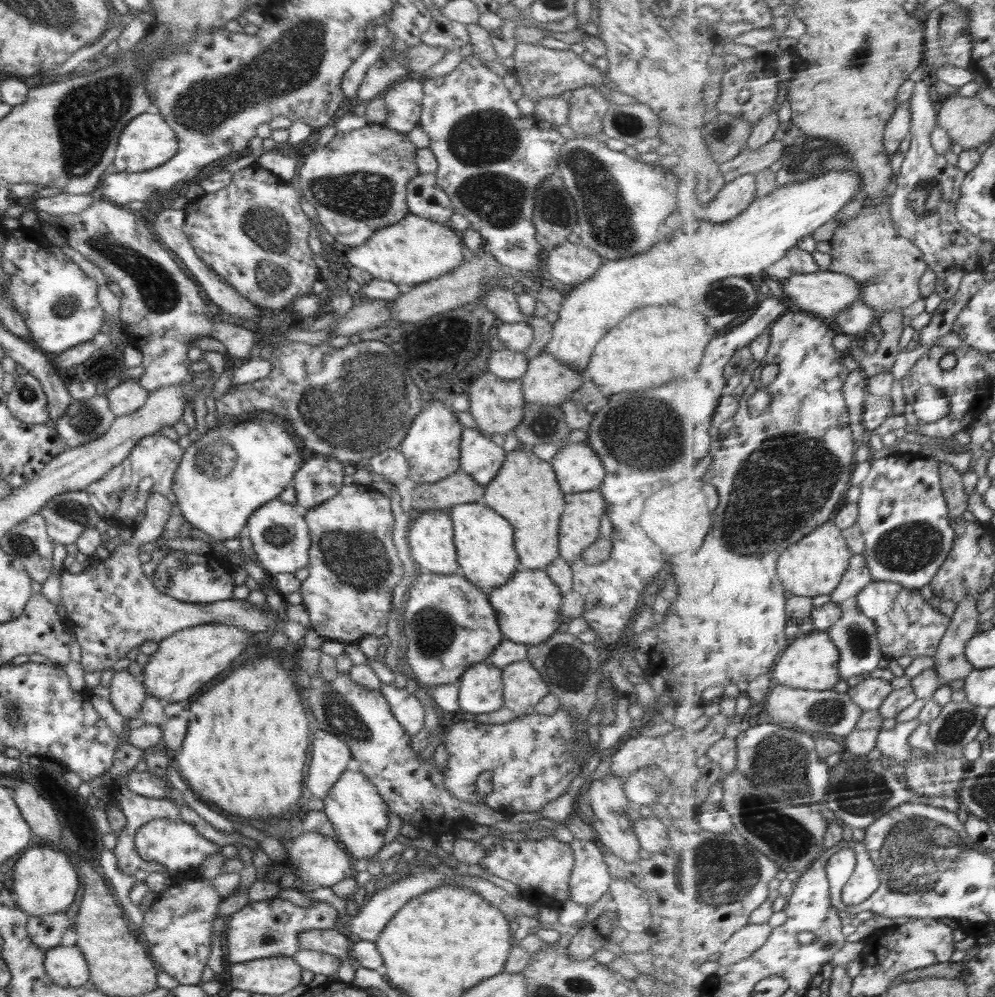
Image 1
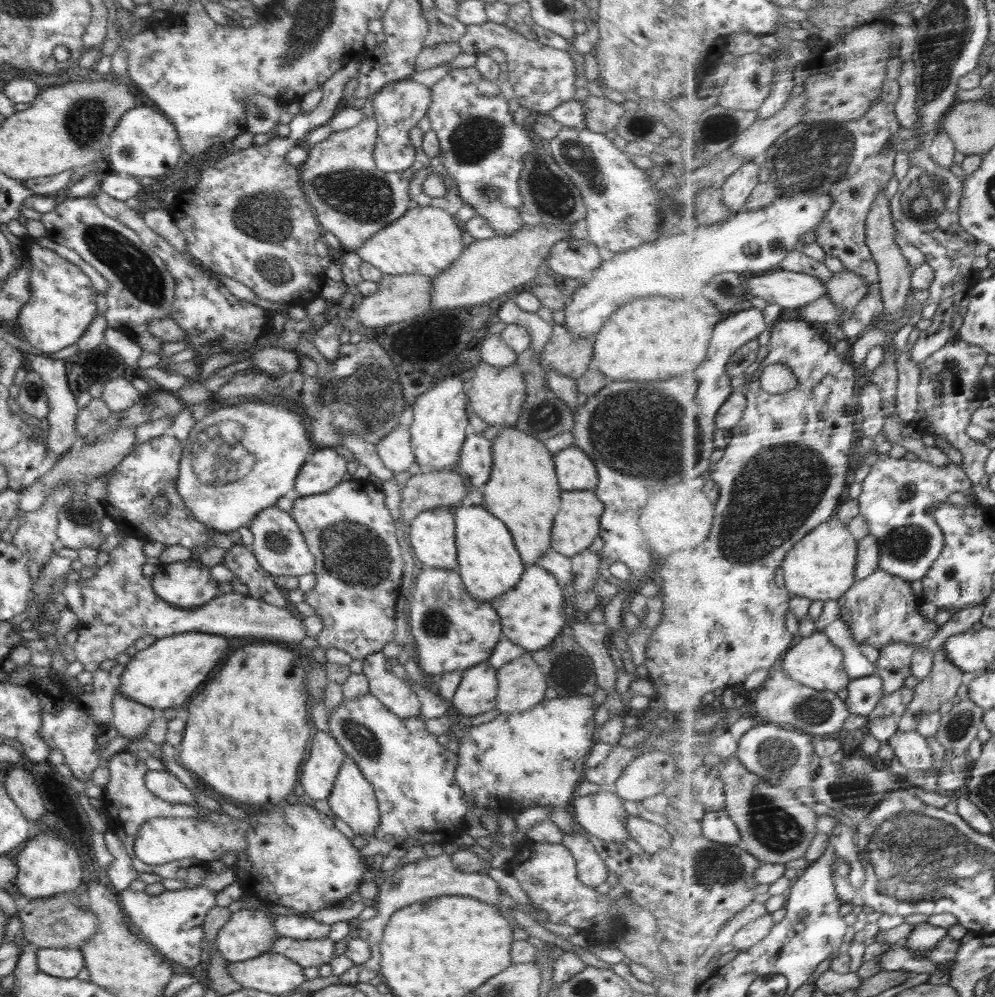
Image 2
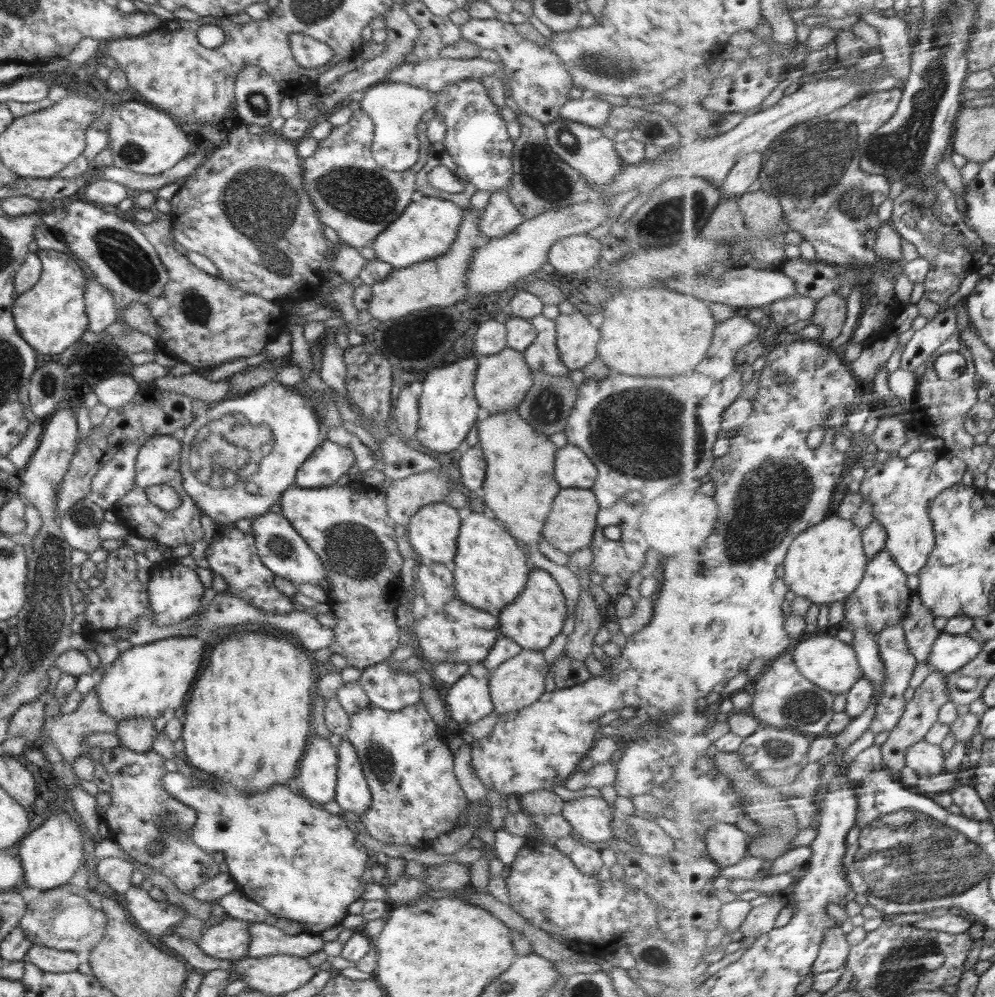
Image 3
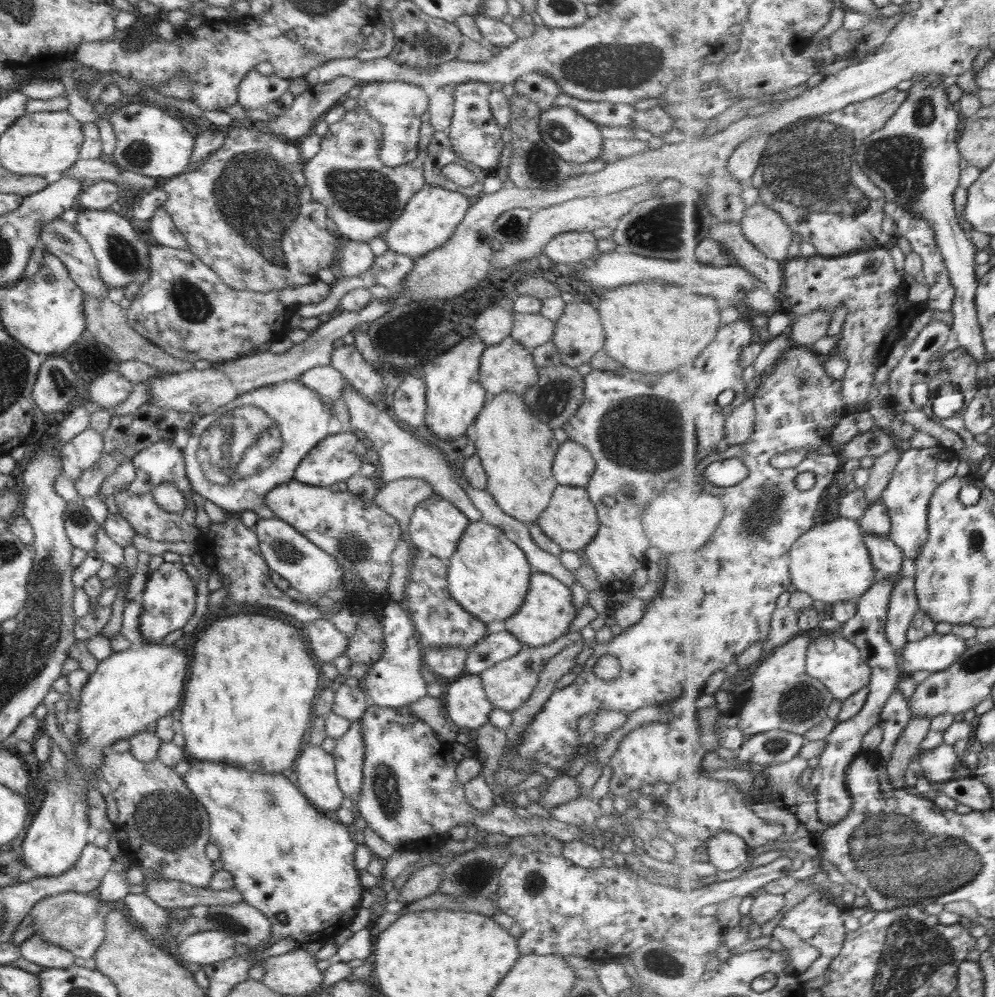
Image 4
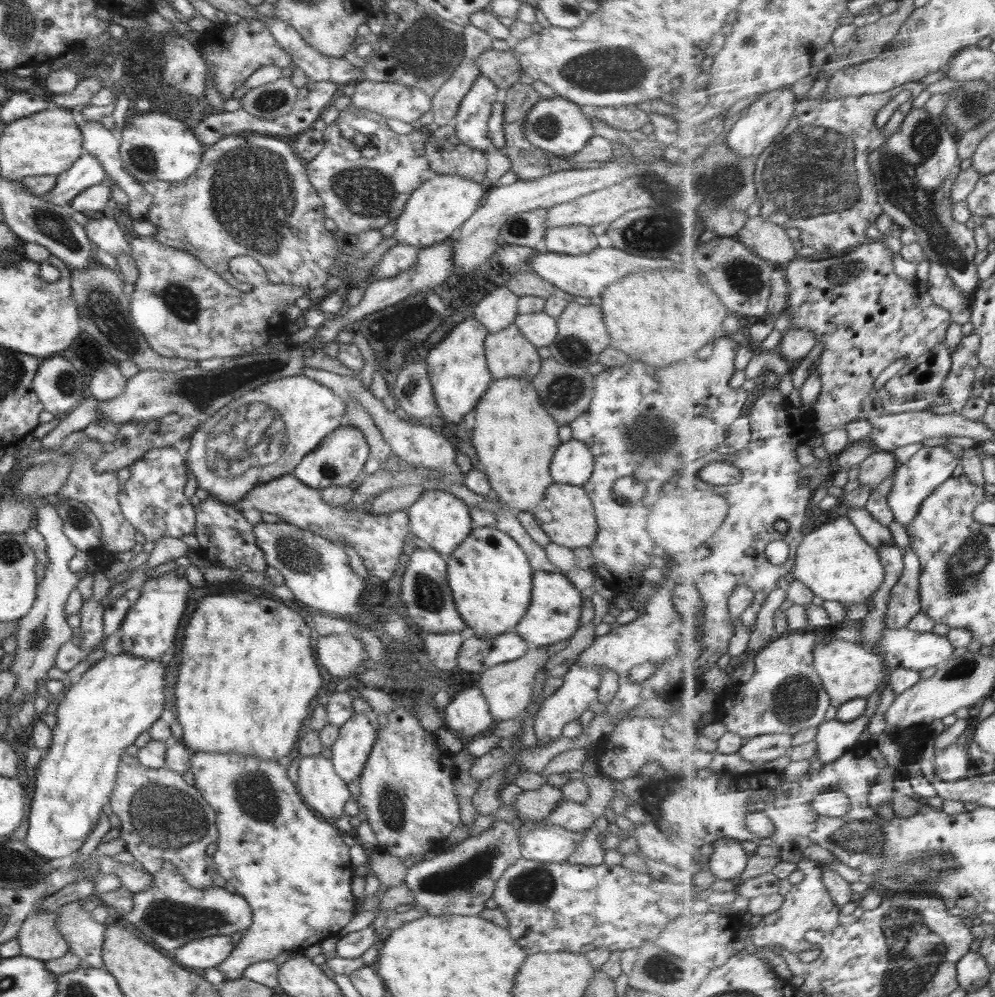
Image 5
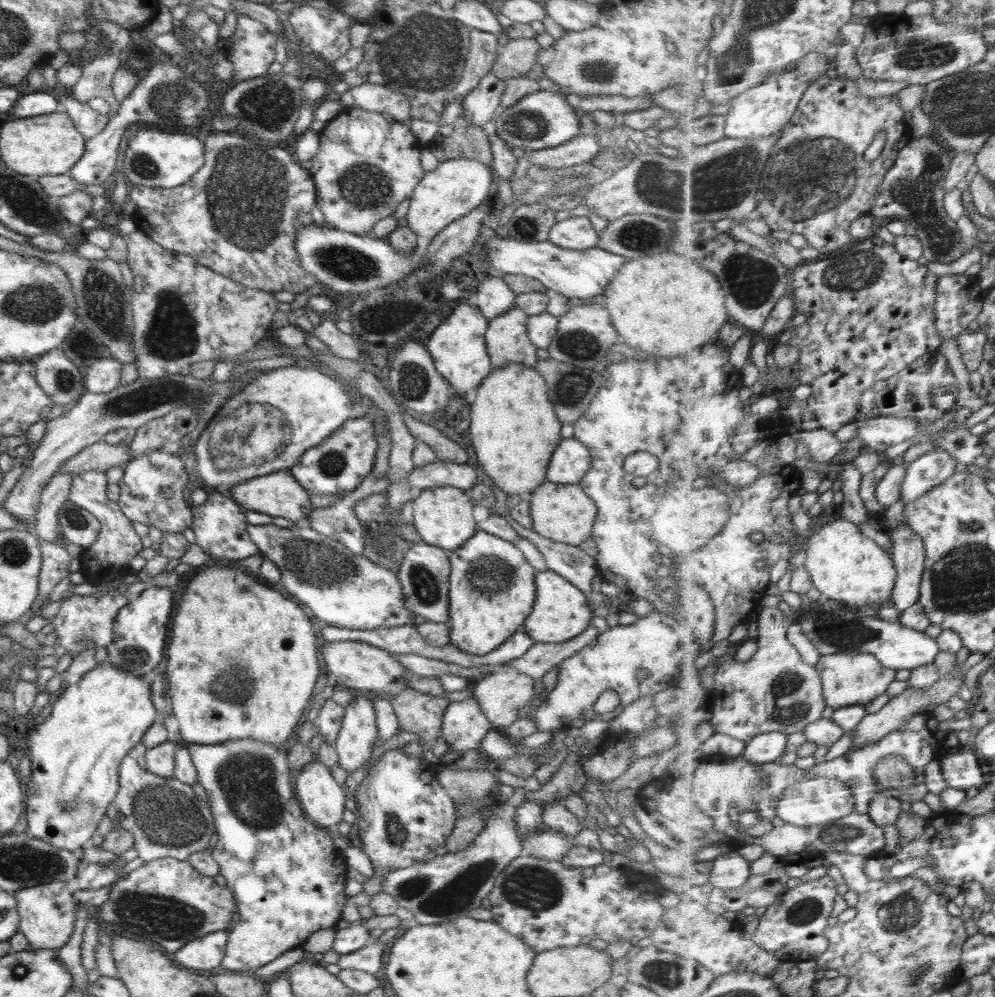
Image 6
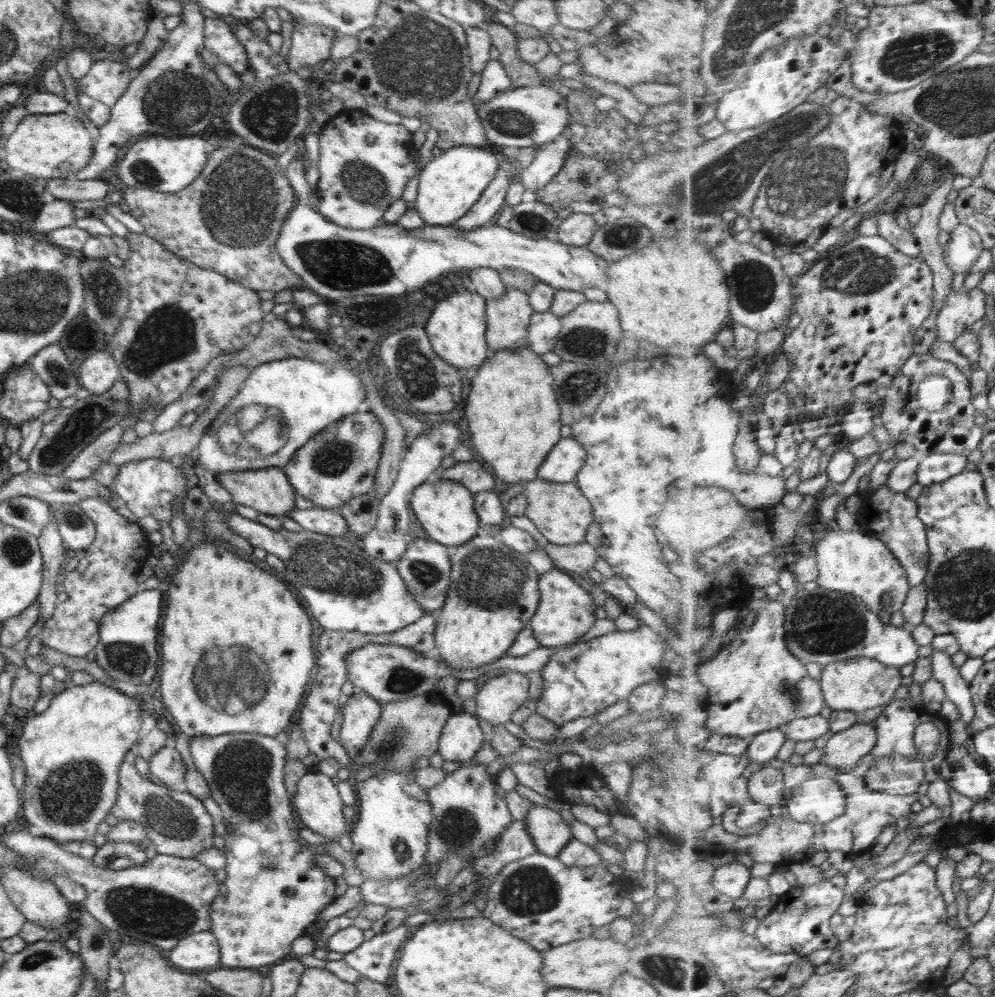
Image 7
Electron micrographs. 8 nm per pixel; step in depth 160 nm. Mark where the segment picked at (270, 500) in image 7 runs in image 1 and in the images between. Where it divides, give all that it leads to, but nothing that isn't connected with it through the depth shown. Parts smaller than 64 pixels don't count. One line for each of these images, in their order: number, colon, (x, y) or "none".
1: (353, 567)
2: (359, 571)
3: (348, 527)
4: (359, 535)
5: (378, 539)
6: (278, 494)

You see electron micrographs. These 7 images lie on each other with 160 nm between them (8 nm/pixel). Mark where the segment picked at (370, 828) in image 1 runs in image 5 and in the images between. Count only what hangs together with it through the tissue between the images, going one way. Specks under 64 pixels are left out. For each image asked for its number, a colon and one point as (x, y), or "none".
2: (352, 799)
3: (352, 794)
4: (349, 752)
5: (350, 752)

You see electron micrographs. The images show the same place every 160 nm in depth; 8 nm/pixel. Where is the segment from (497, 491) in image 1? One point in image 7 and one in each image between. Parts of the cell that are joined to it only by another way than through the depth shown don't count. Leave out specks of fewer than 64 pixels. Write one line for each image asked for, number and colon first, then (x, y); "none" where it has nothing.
2: (522, 492)
3: (519, 488)
4: (517, 450)
5: (515, 438)
6: (514, 428)
7: (514, 418)

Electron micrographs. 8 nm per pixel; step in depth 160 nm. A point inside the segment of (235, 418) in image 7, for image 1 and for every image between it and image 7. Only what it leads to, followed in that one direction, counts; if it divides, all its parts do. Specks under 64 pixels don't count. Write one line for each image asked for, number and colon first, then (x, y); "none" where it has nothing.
1: (224, 476)
2: (240, 459)
3: (237, 459)
4: (250, 446)
5: (264, 435)
6: (266, 427)

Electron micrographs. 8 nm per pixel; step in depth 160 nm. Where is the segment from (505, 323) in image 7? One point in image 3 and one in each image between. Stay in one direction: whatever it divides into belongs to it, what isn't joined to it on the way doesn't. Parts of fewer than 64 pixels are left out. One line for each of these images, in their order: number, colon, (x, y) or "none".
3: (502, 380)
4: (507, 366)
5: (508, 353)
6: (506, 338)

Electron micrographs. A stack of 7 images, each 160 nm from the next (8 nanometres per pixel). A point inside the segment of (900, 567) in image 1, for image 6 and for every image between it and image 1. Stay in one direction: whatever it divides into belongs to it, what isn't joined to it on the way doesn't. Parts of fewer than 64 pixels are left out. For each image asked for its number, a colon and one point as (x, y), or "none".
2: (900, 495)
3: (903, 490)
4: (920, 473)
5: (930, 468)
6: (927, 473)

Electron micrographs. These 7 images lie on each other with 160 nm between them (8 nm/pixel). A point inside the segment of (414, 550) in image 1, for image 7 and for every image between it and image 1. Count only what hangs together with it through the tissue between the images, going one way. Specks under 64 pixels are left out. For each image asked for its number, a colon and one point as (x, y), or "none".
2: (432, 534)
3: (432, 532)
4: (435, 527)
5: (440, 519)
6: (443, 517)
7: (445, 509)

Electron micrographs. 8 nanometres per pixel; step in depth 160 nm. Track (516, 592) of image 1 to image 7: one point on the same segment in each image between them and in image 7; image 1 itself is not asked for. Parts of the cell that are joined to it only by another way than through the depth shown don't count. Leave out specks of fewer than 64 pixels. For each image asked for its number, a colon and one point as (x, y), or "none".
2: (531, 613)
3: (538, 614)
4: (547, 611)
5: (554, 613)
6: (560, 612)
7: (566, 611)

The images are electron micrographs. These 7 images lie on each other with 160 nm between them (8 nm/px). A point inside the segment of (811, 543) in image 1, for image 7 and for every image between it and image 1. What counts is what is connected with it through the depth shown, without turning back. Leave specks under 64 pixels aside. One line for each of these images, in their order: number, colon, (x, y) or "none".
2: (824, 566)
3: (828, 564)
4: (833, 563)
5: (836, 561)
6: (846, 565)
7: (850, 562)

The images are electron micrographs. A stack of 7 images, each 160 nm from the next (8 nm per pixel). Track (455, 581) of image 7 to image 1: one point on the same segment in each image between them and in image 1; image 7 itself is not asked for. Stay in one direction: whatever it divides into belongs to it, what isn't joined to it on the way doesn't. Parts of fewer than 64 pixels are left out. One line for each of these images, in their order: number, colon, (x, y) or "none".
1: (486, 553)
2: (489, 565)
3: (490, 571)
4: (488, 575)
5: (489, 575)
6: (492, 589)

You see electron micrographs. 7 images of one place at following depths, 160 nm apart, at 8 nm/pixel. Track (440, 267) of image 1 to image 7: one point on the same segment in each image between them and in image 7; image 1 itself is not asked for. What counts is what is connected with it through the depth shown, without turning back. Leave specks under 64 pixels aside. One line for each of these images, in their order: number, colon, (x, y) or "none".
2: (425, 240)
3: (426, 228)
4: (430, 217)
5: (435, 211)
6: (456, 187)
7: (449, 185)

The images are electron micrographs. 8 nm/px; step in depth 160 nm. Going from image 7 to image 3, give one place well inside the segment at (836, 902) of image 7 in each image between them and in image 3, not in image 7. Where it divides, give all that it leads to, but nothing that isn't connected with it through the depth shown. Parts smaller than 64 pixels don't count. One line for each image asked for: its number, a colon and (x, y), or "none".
3: (836, 950)
4: (817, 919)
5: (809, 905)
6: (794, 929)

